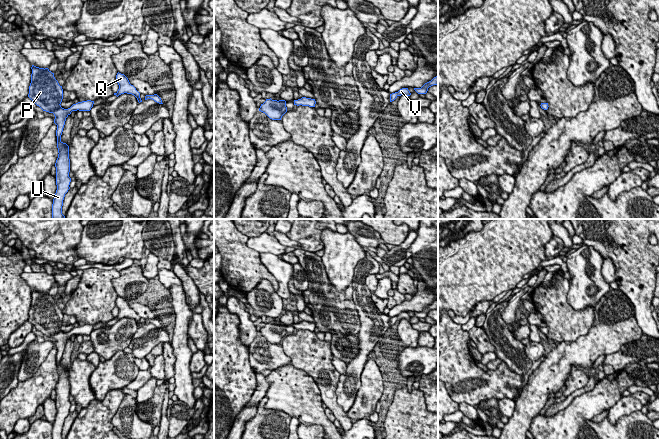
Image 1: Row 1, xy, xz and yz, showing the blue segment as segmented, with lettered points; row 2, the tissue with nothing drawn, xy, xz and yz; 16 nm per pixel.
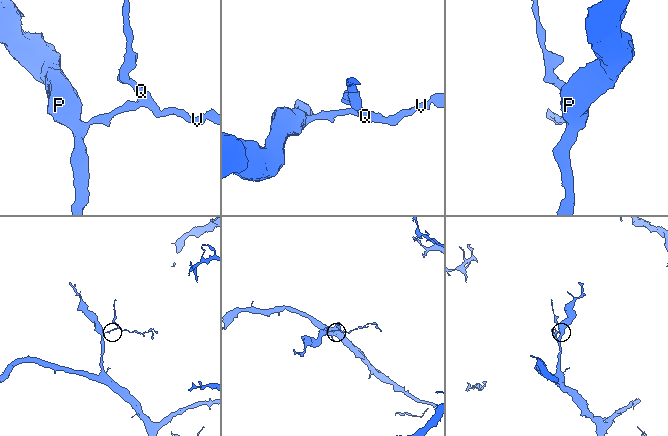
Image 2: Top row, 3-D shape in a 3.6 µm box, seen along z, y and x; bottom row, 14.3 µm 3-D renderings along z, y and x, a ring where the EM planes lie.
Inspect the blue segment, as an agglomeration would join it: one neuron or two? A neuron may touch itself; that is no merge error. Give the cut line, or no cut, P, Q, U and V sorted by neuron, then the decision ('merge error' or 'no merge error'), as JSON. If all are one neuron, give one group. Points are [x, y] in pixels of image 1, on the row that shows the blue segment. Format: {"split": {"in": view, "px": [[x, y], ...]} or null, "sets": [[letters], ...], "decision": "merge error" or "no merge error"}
{"split": null, "sets": [["P", "Q", "U", "V"]], "decision": "no merge error"}

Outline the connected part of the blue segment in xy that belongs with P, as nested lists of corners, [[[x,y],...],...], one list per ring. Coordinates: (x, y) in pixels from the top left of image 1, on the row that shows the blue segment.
[[[34,65],[31,67],[31,83],[29,86],[28,97],[43,111],[53,113],[55,116],[54,123],[57,125],[57,148],[58,158],[55,163],[56,167],[56,185],[57,190],[52,204],[52,218],[65,219],[62,214],[62,206],[65,194],[70,189],[71,178],[69,146],[61,141],[61,135],[65,125],[66,118],[72,111],[90,111],[94,101],[87,100],[73,104],[70,108],[61,107],[63,99],[63,89],[48,68],[39,68]]]

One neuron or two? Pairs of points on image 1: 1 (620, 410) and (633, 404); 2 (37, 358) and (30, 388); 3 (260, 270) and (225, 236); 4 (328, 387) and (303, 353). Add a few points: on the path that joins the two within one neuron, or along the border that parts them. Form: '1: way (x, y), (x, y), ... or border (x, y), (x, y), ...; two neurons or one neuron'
1: way (623, 407), (630, 404); one neuron
2: border (47, 355), (46, 359), (30, 377), (19, 381); two neurons
3: way (251, 262), (234, 245); one neuron
4: way (326, 379), (326, 376), (311, 361); one neuron

